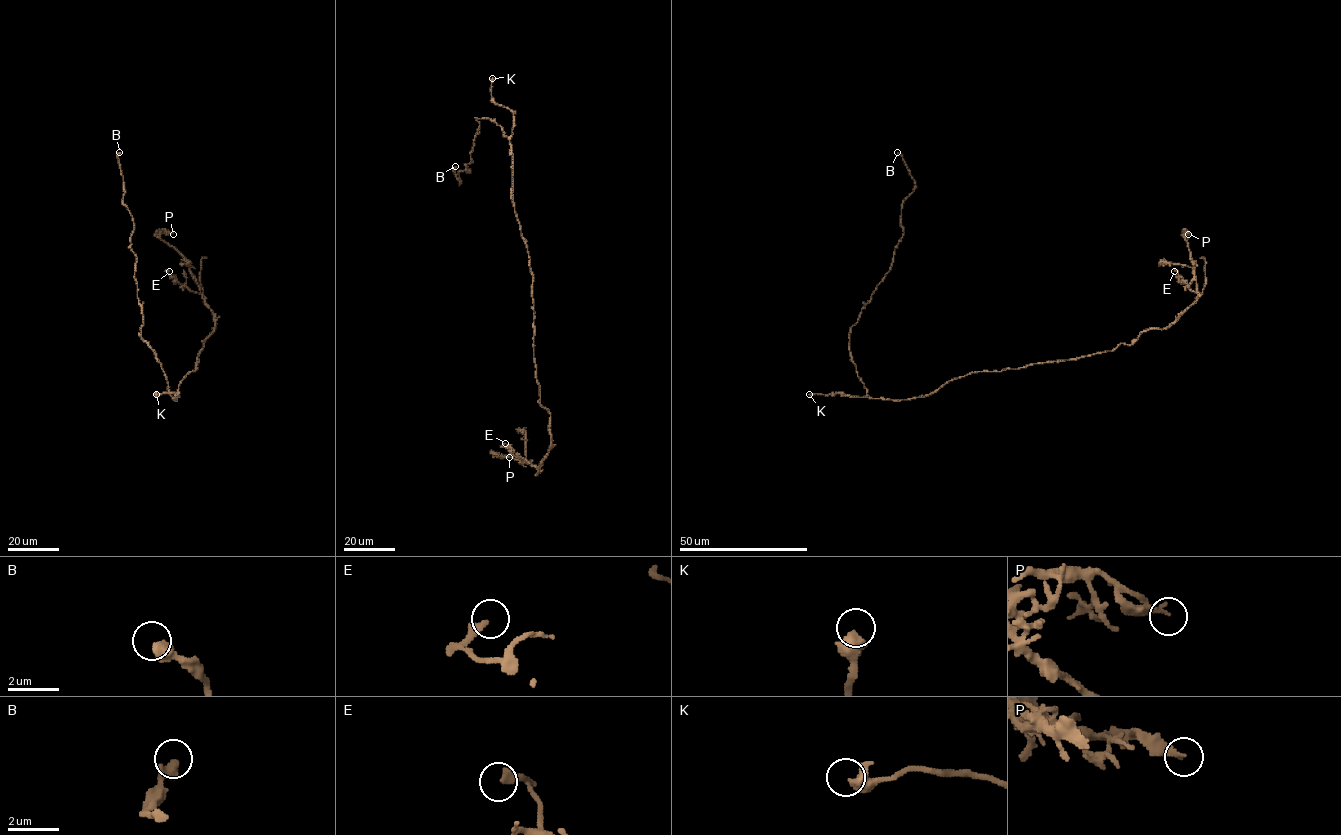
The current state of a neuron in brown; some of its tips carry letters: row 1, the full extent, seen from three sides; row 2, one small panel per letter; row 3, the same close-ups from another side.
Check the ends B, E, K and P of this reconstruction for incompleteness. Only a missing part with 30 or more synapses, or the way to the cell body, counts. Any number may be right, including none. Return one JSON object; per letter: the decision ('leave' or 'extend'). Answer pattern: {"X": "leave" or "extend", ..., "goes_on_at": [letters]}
{"B": "leave", "E": "leave", "K": "extend", "P": "leave", "goes_on_at": ["K"]}

